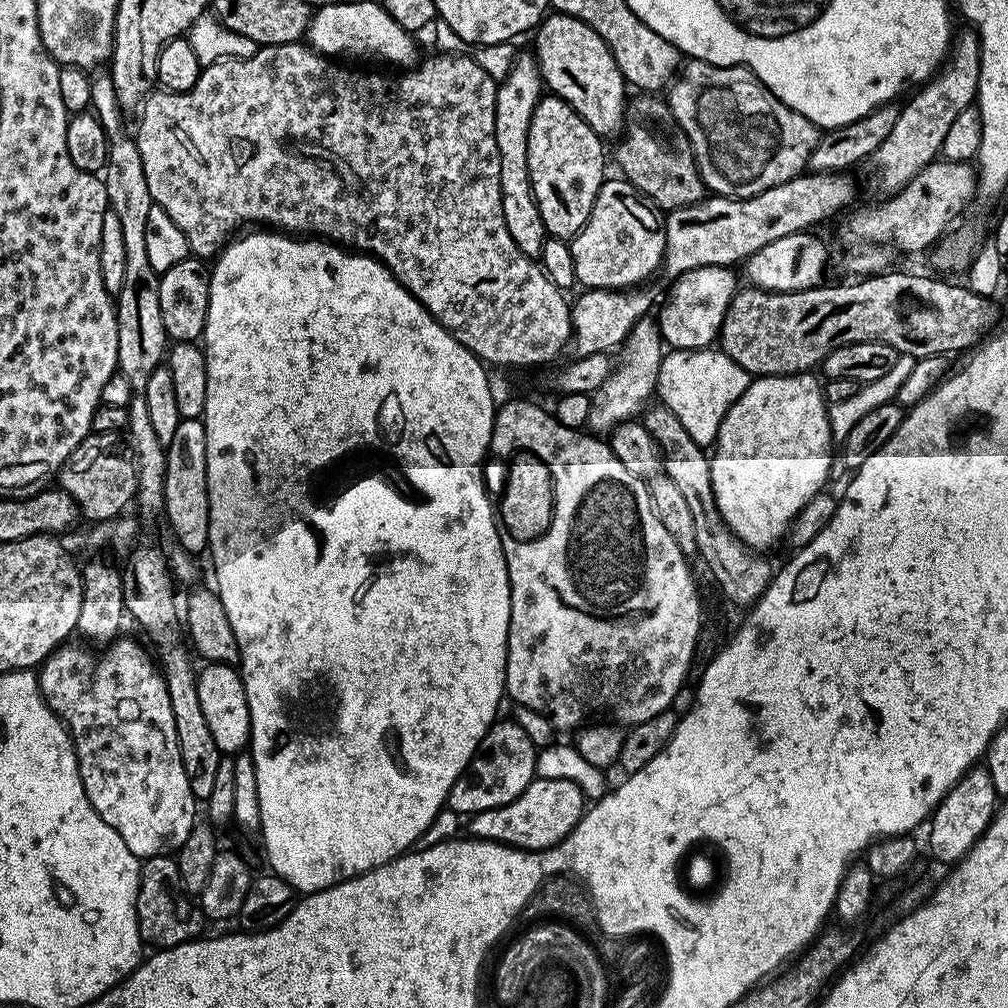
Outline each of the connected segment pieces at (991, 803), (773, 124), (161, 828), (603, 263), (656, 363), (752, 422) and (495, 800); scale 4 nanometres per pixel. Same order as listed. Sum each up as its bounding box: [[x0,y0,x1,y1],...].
[[927,766,998,866],[666,59,822,199],[39,639,198,858],[571,178,664,290],[587,318,666,433],[711,374,834,550],[447,719,537,814]]

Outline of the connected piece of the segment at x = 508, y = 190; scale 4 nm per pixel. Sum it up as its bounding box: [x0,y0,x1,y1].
[494,51,546,257]

